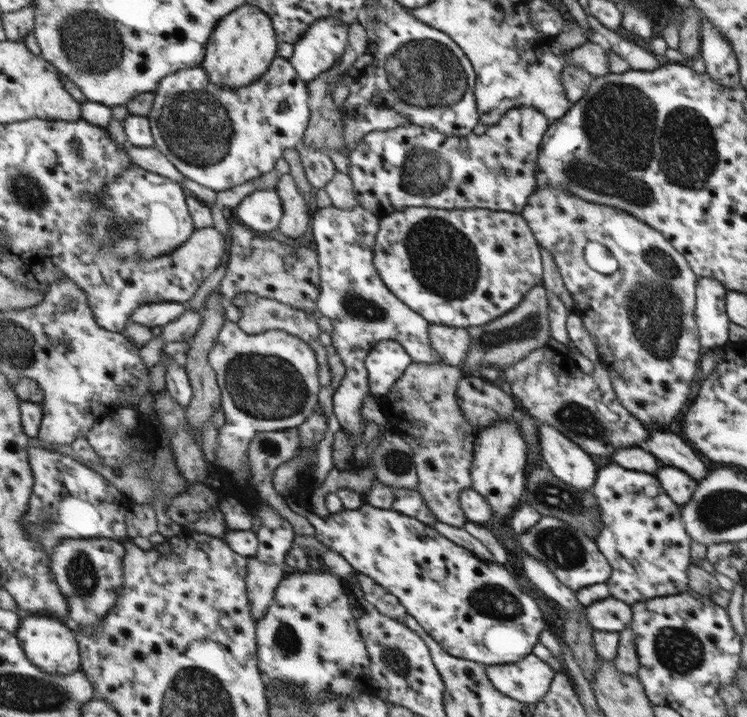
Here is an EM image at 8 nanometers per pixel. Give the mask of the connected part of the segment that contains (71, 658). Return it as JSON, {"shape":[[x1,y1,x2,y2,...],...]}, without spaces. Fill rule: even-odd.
{"shape":[[30,616,23,619,17,635,32,662,48,673,68,675,83,668,83,654,78,633,69,627,65,620,56,616]]}

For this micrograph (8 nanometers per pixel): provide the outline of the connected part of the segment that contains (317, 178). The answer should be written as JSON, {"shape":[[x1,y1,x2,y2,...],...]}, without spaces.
{"shape":[[312,146,297,148,308,181,315,190,324,188,336,174,337,168,325,152,315,150]]}

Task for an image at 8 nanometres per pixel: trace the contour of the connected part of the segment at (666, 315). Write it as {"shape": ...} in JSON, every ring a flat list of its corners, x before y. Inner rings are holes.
{"shape":[[544,185,542,187,536,187,535,192,528,197,526,208,522,210,524,218,527,218,528,227,532,228,534,236,539,239,540,246,544,246,544,249,552,253,554,262,558,265,563,283,568,289,568,292,574,299,575,306,572,311,573,314,580,315,583,318,584,326,586,330,593,336,593,341,596,344,598,353,601,355,601,361,604,367,609,372,609,378,611,379,612,387,616,392,619,402,622,403,631,412,635,418,638,418,644,425,652,424,668,424,674,420,674,416,682,410,682,406,688,402,688,396,690,396,690,386,692,386,692,380,696,376,696,370,698,370,698,358,700,358,700,334,698,326,696,324,696,318,694,318,694,311,696,306,696,281,698,275,692,270,692,266,684,258,680,251,677,251,672,242,668,241,668,238,664,238,664,234,659,230,648,225,642,221,642,219,636,218,635,215,628,213,628,211,620,210,618,207,602,205,602,203,595,203,578,197,574,193,568,193,560,187,552,187,552,185],[590,241,596,241,603,244,618,261,619,267,612,274,601,274,586,264,584,260,584,247]]}

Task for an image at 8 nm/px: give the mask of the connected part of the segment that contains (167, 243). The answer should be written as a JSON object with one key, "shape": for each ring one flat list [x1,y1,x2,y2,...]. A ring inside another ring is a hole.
{"shape":[[128,165,96,201,96,246,108,246,108,250,114,248,116,256,123,259,131,257,152,260,156,256,174,252,191,238,196,229,184,198,184,190,171,178,147,171,138,165]]}

